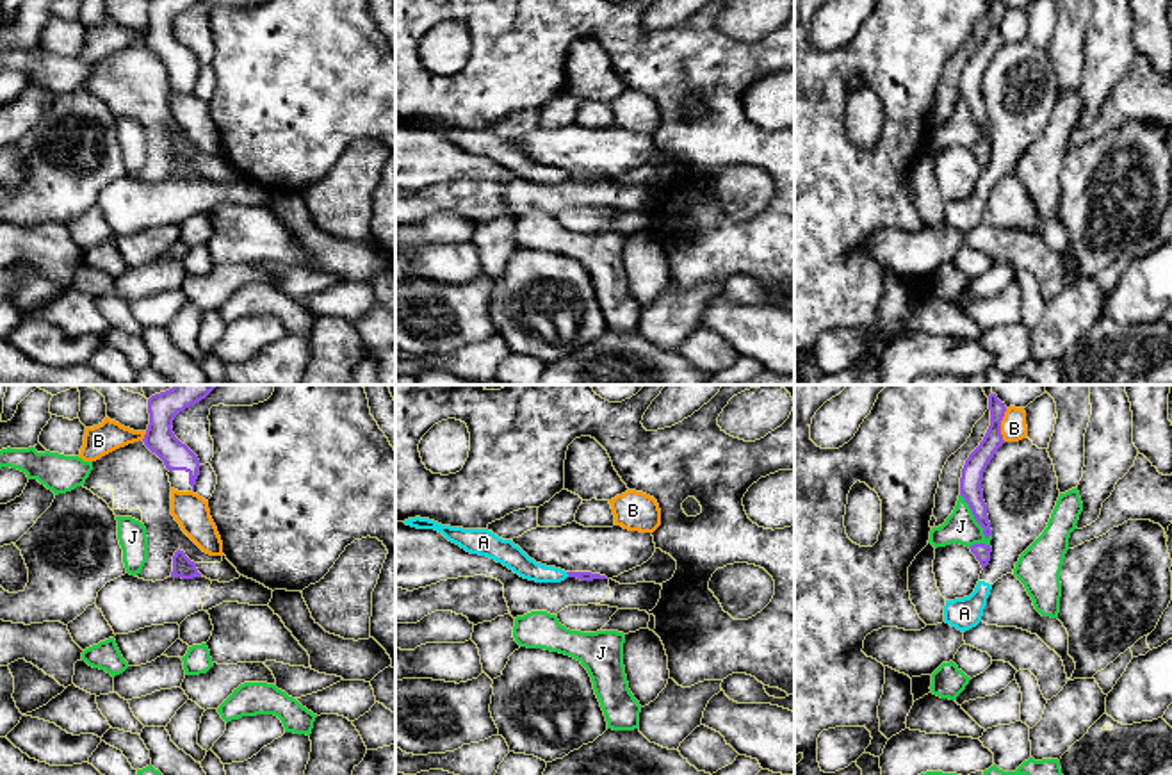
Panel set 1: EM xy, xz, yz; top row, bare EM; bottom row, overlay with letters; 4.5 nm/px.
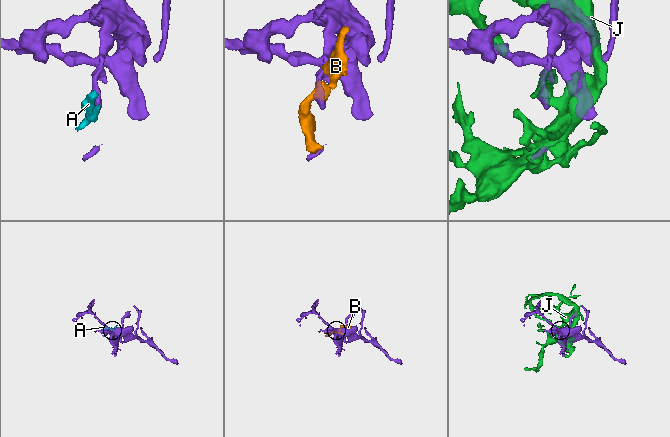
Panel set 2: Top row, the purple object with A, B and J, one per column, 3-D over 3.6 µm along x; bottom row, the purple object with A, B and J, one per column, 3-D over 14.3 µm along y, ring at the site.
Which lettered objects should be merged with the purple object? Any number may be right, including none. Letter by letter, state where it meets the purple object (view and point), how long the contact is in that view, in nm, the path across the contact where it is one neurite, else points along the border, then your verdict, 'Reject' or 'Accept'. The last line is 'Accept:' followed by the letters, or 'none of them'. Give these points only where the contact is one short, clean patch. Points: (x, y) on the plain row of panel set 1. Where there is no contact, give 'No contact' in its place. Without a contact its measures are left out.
A: Touches purple at xz (567, 173). Shared border 30 nm. Boundary: xz (565, 173), (569, 177). Reject
B: Touches purple at yz (1000, 25). Shared border 150 nm. Reject
J: Touches purple at yz (975, 118). Shared border 240 nm. Reject
Accept: none of them

